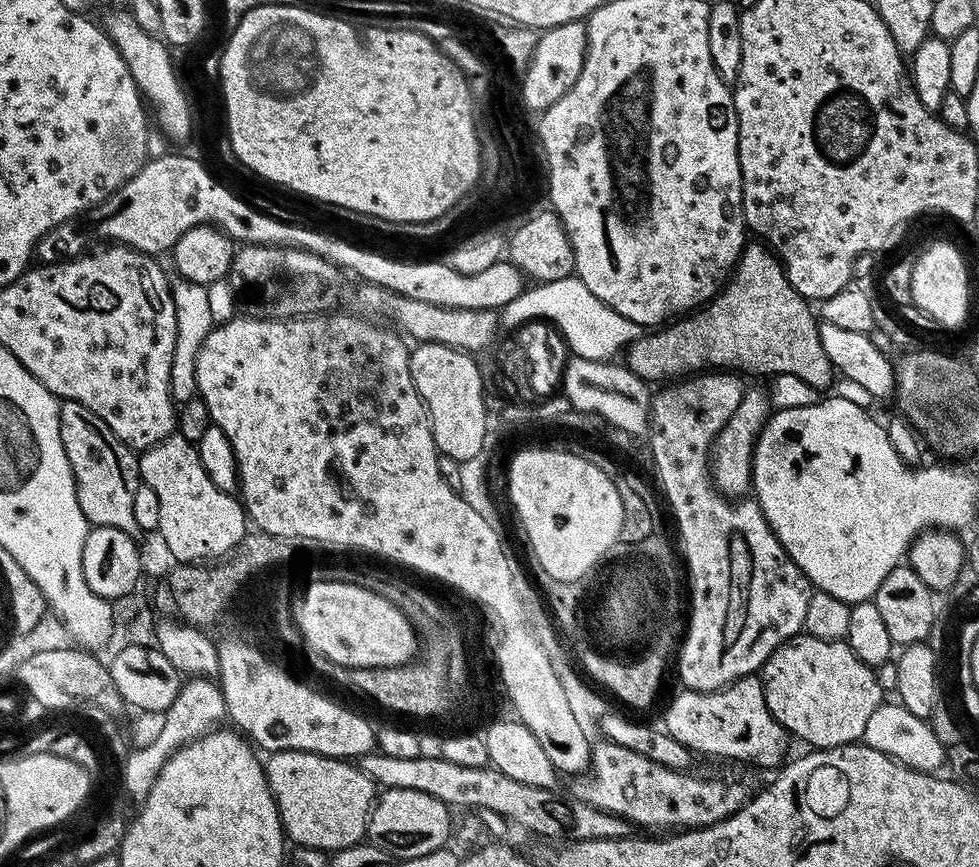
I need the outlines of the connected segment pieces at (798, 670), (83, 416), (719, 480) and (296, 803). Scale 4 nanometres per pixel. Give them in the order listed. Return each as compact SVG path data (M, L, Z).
M807 634L793 636L784 644L779 644L770 654L762 669L764 681L764 701L785 732L805 740L813 749L833 748L843 744L857 743L866 730L870 714L878 710L886 692L880 688L876 669L858 658L851 646L843 640L823 640Z
M66 400L60 406L60 433L62 434L62 446L66 450L66 458L72 467L72 473L76 479L76 493L78 494L78 506L82 506L82 514L88 519L89 525L98 527L116 527L127 536L136 538L141 535L138 522L134 522L134 490L142 483L140 479L140 461L137 453L127 448L122 441L86 406L82 406L73 400Z
M756 388L745 391L742 402L726 422L726 426L712 439L710 471L712 482L723 496L744 498L752 488L752 454L756 450L756 439L770 415L770 396L767 391Z
M273 752L267 759L268 785L276 797L280 823L293 845L335 850L365 839L378 788L359 766L313 752Z

